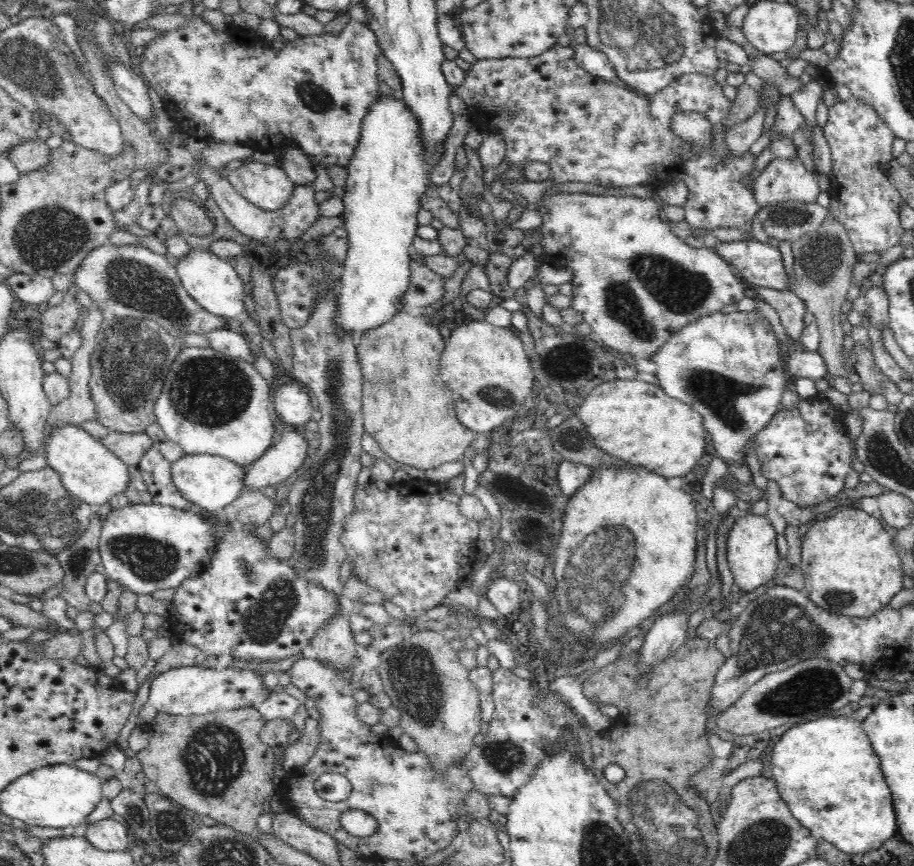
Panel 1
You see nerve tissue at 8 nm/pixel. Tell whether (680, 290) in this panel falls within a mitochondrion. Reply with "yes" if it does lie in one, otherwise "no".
yes

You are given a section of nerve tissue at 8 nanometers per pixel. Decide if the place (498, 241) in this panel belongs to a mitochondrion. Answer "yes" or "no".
no

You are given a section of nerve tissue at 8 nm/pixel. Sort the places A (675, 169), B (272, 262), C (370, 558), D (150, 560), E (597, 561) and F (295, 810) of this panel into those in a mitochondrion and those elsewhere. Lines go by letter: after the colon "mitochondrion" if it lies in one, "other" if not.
A: other
B: other
C: mitochondrion
D: mitochondrion
E: mitochondrion
F: other

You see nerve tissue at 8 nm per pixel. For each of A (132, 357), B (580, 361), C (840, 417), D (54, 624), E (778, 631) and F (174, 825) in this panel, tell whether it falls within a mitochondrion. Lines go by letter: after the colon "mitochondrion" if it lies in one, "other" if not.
A: mitochondrion
B: other
C: other
D: other
E: mitochondrion
F: mitochondrion

